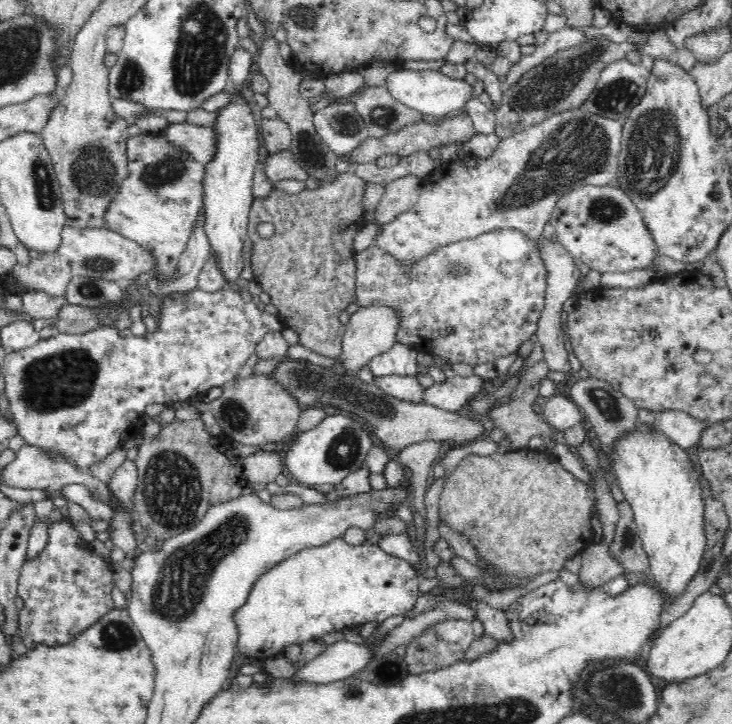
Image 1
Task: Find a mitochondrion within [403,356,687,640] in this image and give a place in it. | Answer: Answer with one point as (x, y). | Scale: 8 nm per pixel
(602, 399)

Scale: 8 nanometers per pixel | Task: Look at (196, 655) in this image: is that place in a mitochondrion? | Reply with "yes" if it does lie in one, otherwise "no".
no

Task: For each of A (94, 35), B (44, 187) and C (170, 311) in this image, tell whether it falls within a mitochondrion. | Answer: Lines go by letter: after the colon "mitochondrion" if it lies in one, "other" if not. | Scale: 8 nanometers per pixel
A: other
B: mitochondrion
C: other

